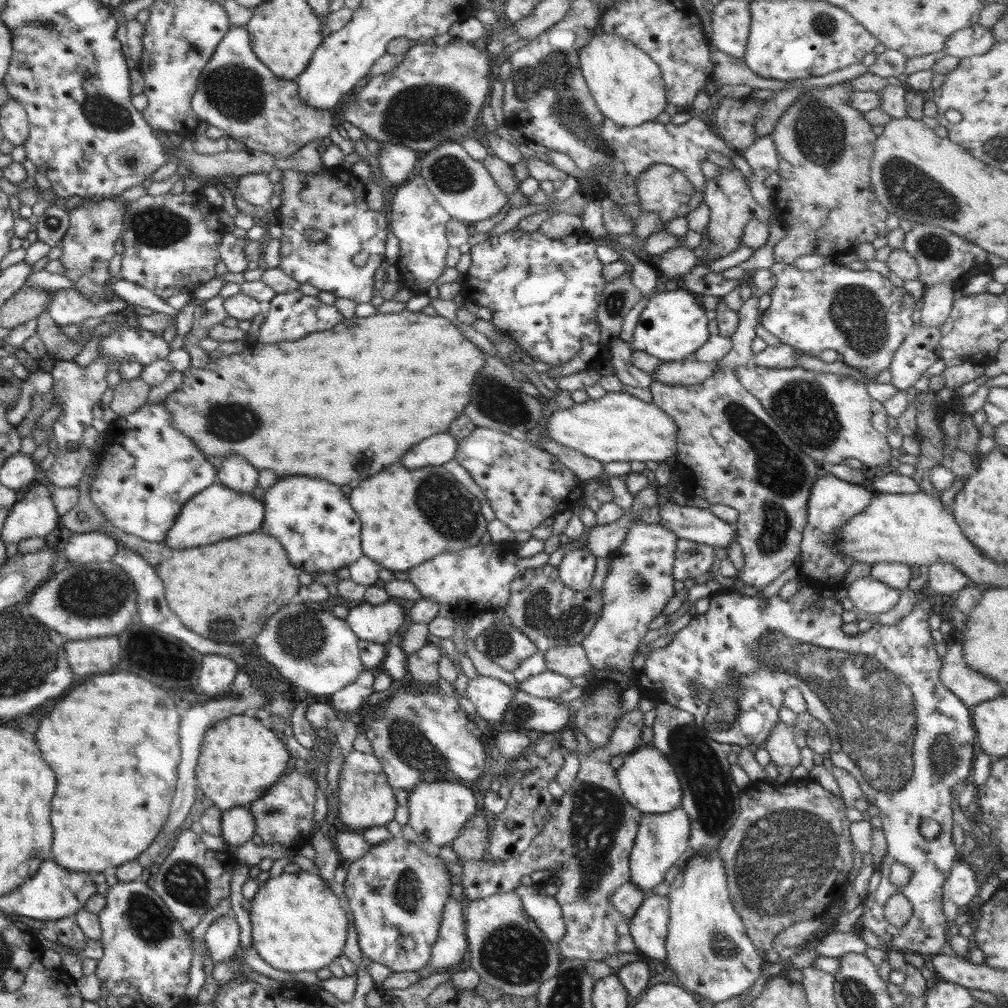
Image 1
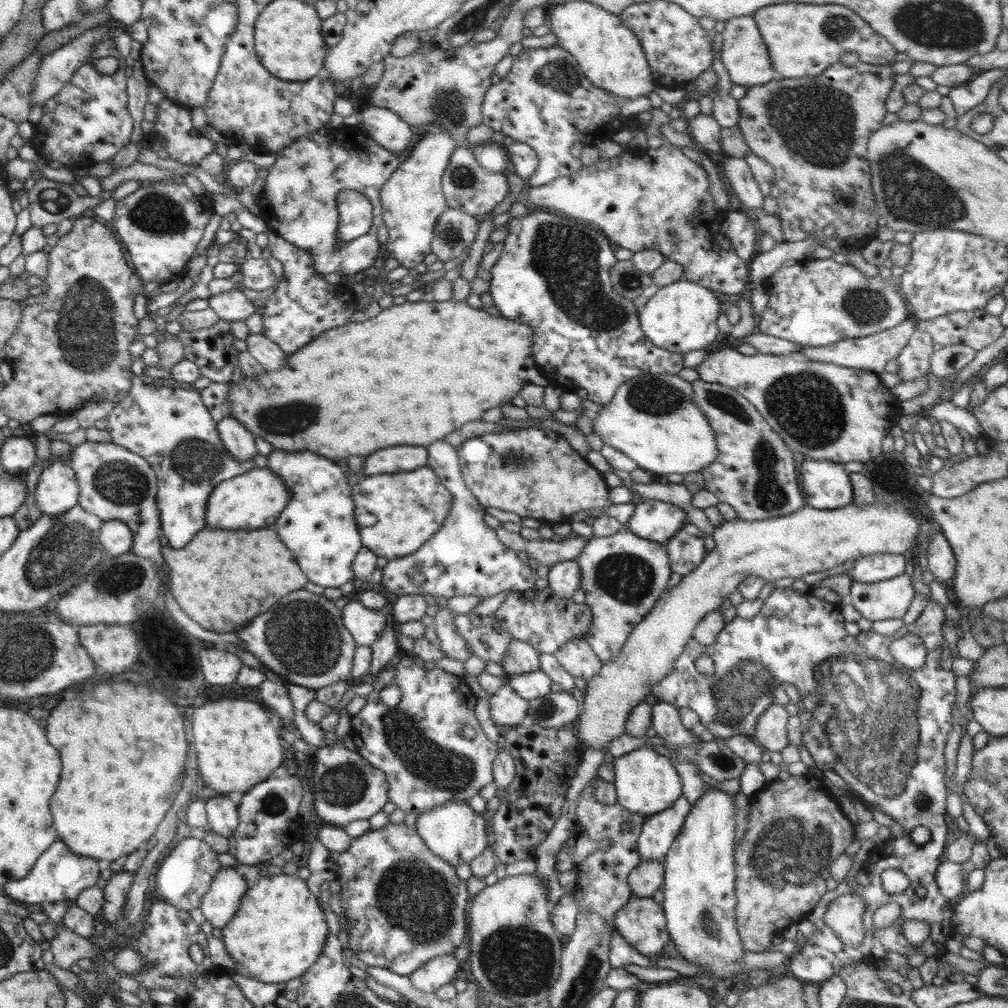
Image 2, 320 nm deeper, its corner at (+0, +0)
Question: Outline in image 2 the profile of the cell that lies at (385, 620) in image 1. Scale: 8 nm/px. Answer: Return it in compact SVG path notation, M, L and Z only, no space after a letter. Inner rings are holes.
M348 600L341 612L344 627L357 646L372 646L387 627L382 612L368 609L359 600Z

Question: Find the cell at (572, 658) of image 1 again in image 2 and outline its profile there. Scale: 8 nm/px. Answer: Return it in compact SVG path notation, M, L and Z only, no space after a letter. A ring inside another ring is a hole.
M582 638L566 642L553 656L568 674L584 681L596 676L602 667L600 658Z

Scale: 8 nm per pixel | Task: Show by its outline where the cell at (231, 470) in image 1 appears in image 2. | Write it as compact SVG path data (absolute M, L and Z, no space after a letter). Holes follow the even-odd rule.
M225 416L217 422L217 429L226 450L237 460L252 461L259 452L255 436L232 416Z

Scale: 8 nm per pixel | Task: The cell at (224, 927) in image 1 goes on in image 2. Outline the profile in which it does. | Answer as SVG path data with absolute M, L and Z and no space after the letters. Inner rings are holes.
M220 867L201 900L200 909L204 918L213 927L222 929L240 909L241 900L247 890L243 870Z

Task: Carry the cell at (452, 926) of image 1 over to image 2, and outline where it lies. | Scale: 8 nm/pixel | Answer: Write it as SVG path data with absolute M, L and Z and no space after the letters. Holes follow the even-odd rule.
M454 953L438 956L409 974L408 978L418 990L434 993L441 986L453 982L452 978L460 968L459 963Z

